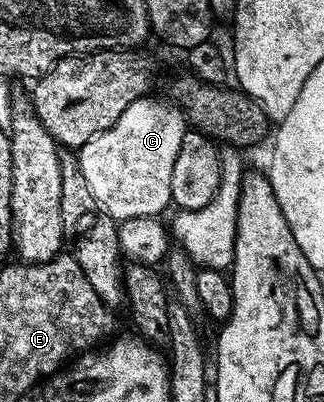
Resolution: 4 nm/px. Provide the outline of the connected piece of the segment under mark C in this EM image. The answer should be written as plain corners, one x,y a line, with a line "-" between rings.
152,96
133,100
125,112
105,132
93,136
83,146
78,147
79,170
85,176
85,182
93,191
97,204
110,218
154,218
162,215
166,206
172,205
171,181
173,180
173,163
177,161
177,152
181,150
181,140
187,135
189,123
187,115
170,101
158,102

